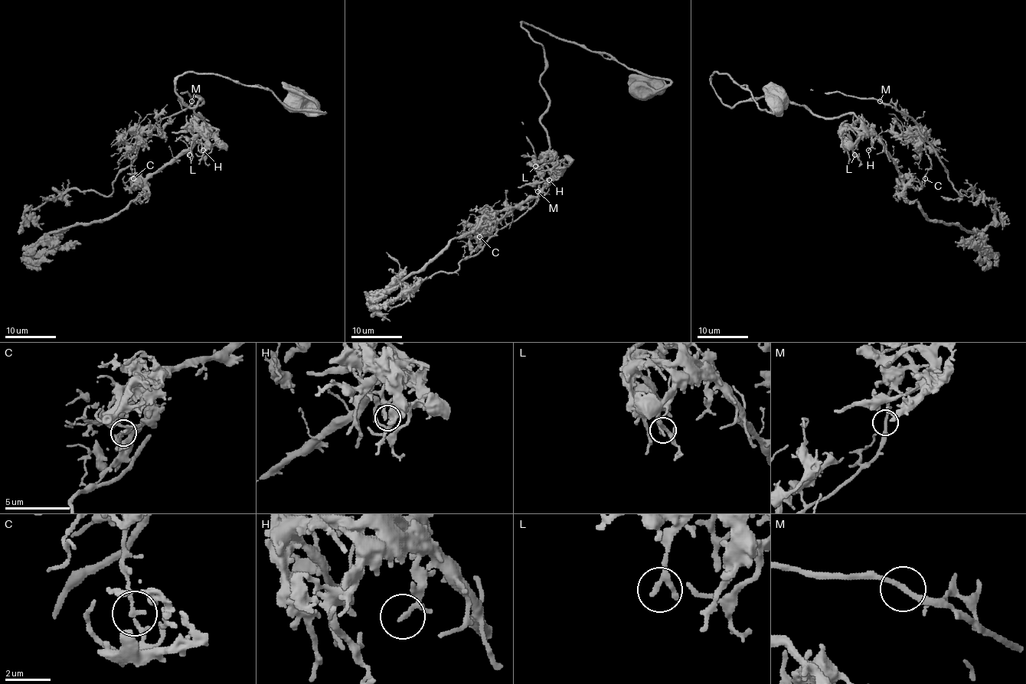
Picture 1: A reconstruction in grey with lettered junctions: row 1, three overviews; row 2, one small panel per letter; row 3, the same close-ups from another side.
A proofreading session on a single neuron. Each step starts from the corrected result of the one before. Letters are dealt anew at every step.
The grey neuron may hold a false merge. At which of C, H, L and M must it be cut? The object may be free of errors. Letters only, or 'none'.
C

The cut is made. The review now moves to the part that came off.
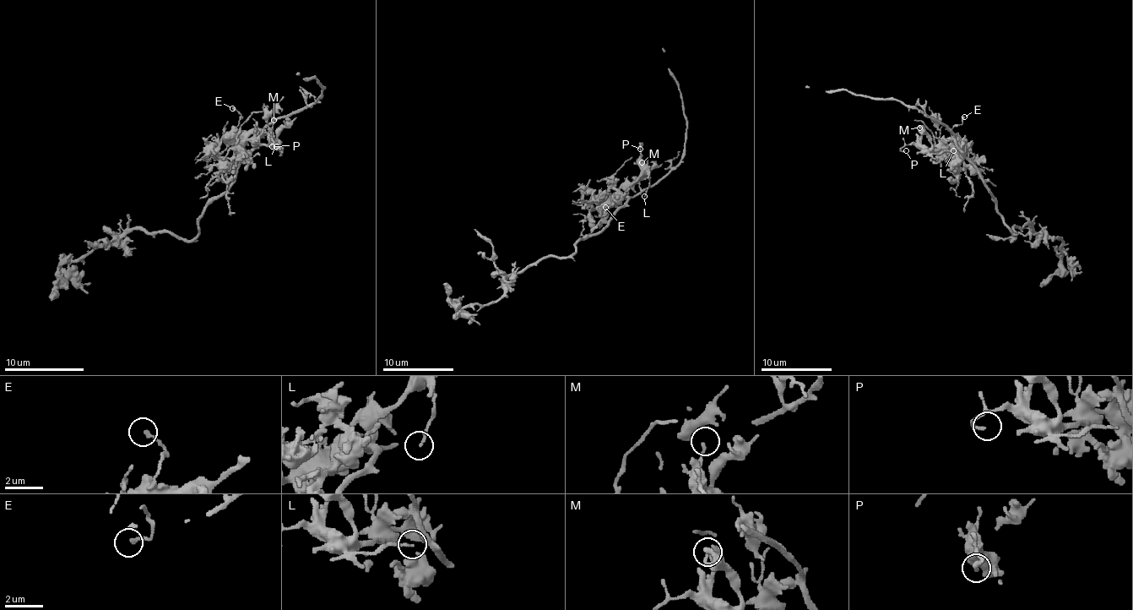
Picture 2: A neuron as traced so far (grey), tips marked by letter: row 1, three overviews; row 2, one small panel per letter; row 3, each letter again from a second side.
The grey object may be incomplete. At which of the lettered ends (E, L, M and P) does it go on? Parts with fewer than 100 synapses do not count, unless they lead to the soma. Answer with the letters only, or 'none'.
none

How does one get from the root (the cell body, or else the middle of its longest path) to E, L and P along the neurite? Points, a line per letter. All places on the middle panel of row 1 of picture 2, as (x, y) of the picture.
E: (601, 230), (609, 220), (610, 194), (614, 203), (605, 207)
L: (601, 230), (609, 220), (609, 207), (612, 198), (622, 187), (631, 185), (646, 173), (649, 185), (644, 196)
P: (601, 230), (609, 220), (609, 207), (612, 198), (640, 175), (642, 143), (640, 149)

